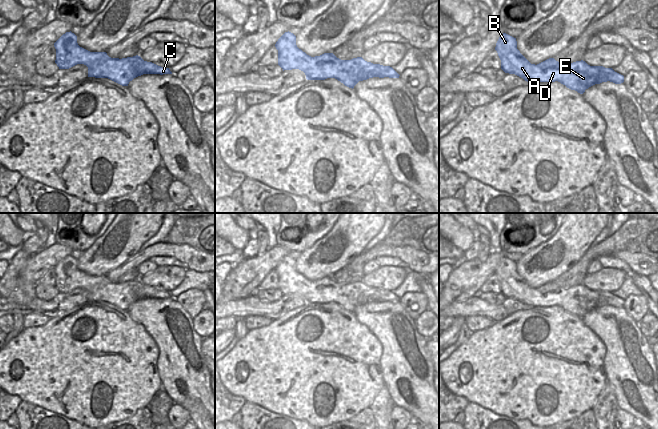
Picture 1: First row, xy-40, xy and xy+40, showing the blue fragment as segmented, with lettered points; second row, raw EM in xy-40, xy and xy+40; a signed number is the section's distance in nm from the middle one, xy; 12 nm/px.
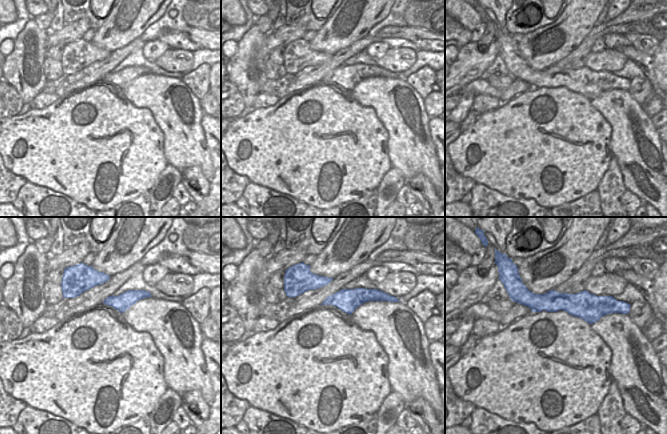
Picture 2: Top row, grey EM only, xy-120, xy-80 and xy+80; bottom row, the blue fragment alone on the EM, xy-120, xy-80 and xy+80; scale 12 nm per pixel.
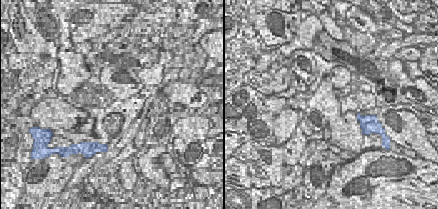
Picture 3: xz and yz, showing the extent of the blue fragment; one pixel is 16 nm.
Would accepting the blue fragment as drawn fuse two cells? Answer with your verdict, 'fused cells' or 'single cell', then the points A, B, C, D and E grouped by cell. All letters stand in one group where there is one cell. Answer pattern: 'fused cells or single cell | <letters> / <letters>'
single cell | A B C D E

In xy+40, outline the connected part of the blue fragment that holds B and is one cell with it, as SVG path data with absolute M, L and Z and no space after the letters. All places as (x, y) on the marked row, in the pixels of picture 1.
M506 33L499 37L495 50L501 60L501 69L527 82L558 81L580 94L602 82L610 81L615 84L624 82L624 76L612 68L590 66L583 60L564 65L554 58L549 58L537 65L531 64L517 49L516 38Z

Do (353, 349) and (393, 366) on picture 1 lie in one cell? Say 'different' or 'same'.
different

